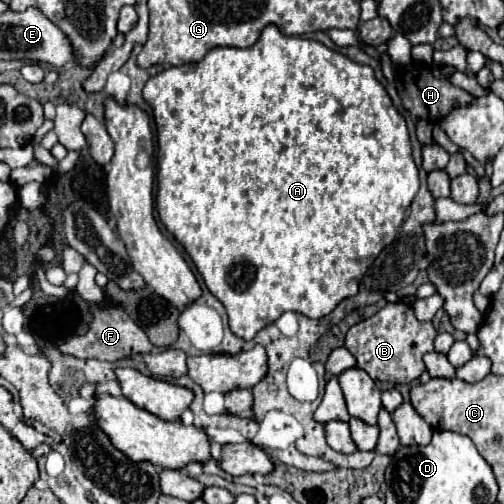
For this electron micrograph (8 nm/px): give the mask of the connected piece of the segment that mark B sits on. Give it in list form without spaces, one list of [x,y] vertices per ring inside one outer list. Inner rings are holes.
[[[395,302],[395,304],[385,304],[371,318],[355,324],[347,332],[345,348],[357,358],[357,366],[361,370],[365,370],[373,380],[409,384],[425,372],[425,366],[433,378],[453,378],[455,368],[447,360],[447,356],[439,354],[439,352],[431,352],[435,336],[437,336],[437,332],[431,322],[419,322],[409,304]]]

